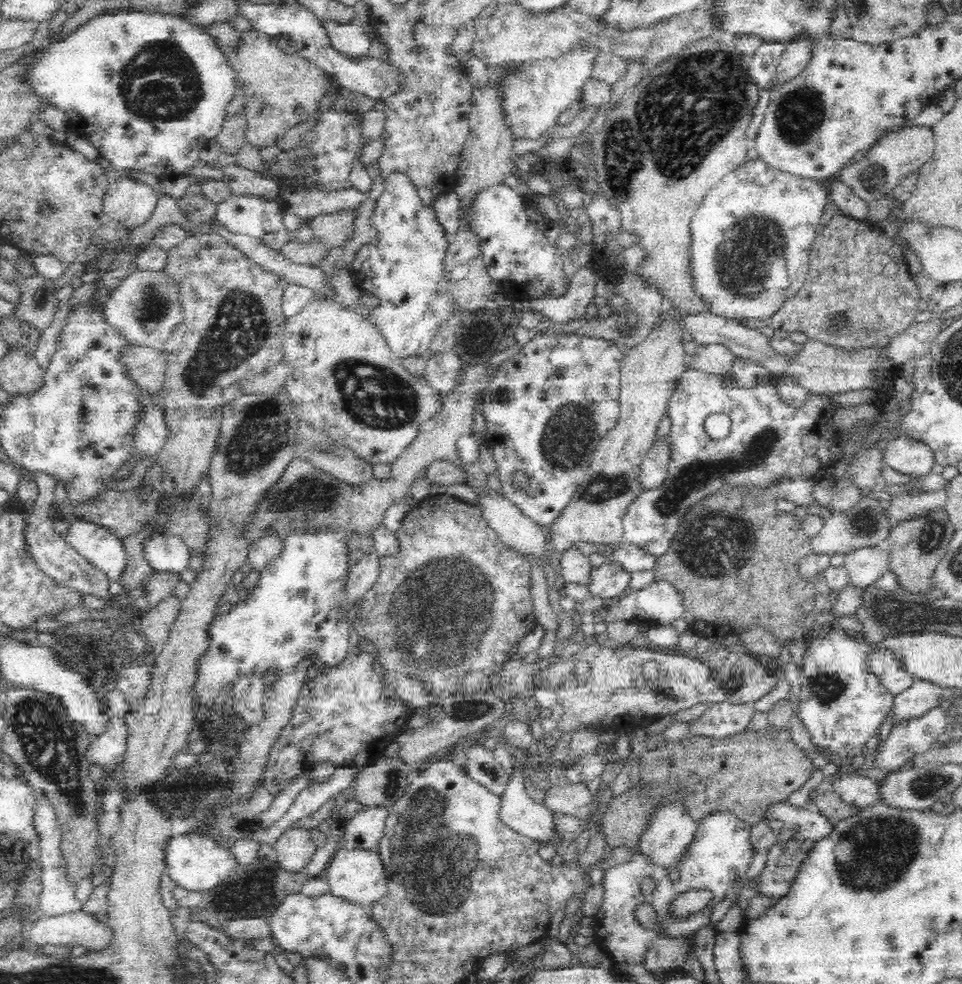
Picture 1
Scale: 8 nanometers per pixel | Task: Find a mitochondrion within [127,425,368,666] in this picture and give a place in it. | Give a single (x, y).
(306, 495)

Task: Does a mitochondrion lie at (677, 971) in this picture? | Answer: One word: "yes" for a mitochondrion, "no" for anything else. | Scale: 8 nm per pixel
no

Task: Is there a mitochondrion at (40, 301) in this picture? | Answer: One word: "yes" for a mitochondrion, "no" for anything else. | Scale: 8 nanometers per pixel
yes

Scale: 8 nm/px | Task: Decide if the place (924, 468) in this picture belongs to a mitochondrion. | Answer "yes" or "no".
no

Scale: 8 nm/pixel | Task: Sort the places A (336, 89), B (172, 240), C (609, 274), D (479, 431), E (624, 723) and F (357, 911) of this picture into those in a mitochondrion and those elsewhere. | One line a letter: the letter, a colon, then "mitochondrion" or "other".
A: other
B: other
C: other
D: other
E: other
F: other

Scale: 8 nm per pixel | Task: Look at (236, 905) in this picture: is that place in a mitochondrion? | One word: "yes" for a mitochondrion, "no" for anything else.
no

